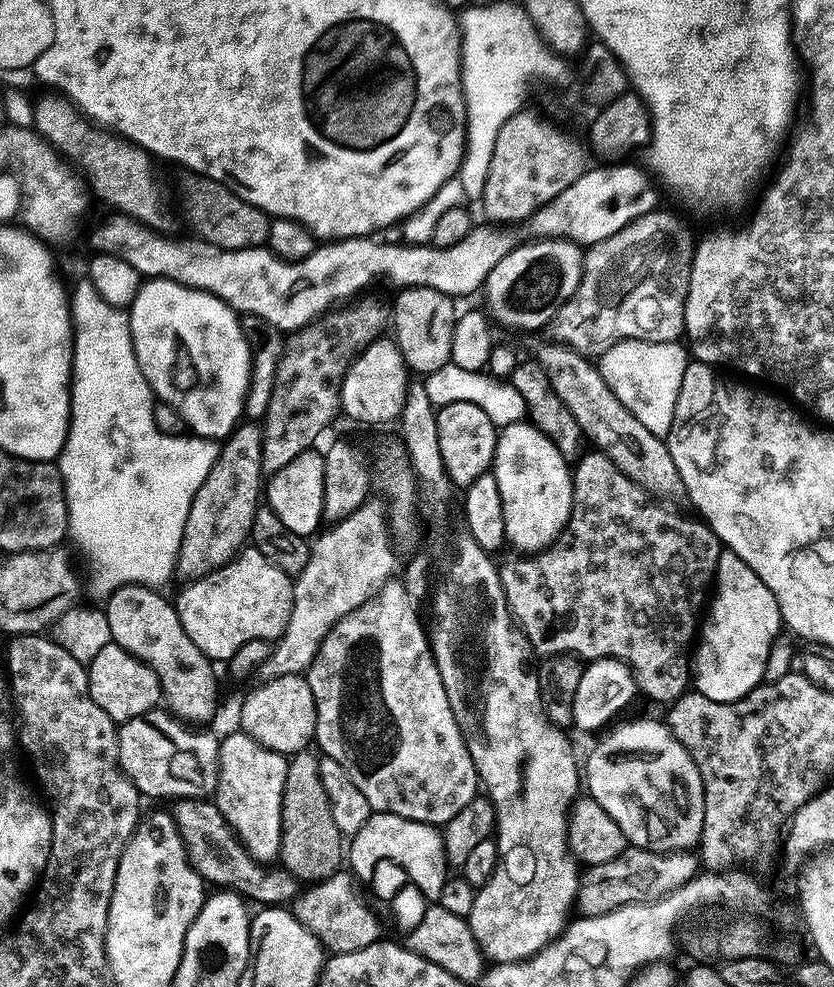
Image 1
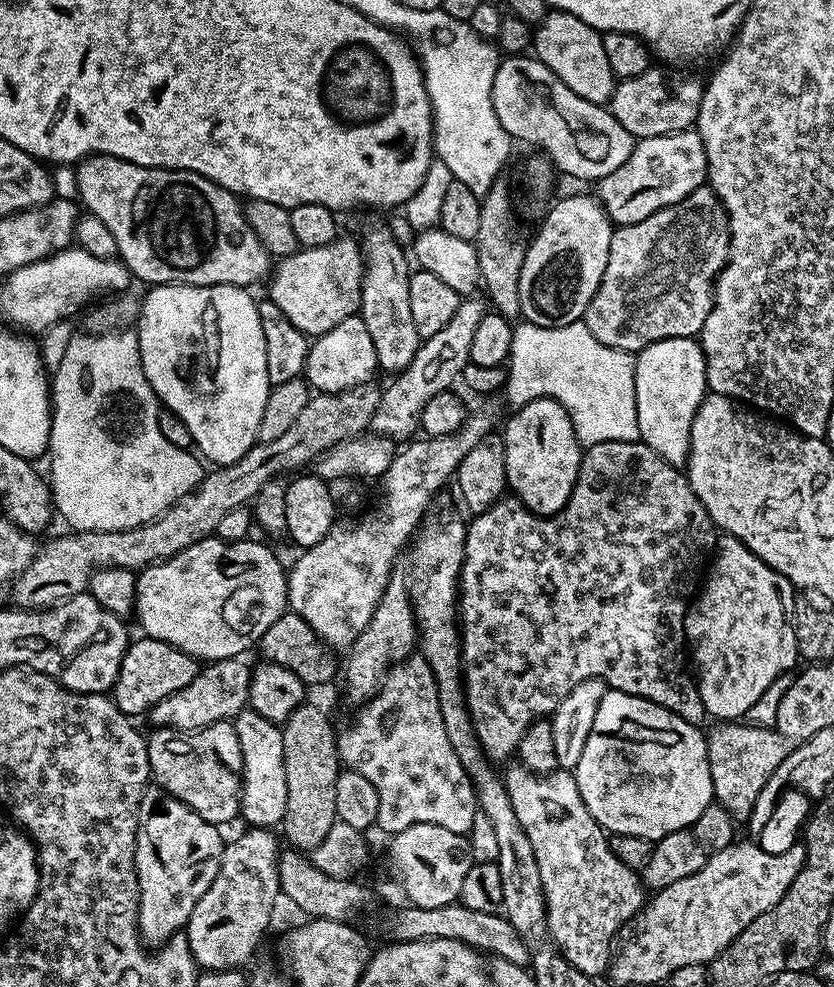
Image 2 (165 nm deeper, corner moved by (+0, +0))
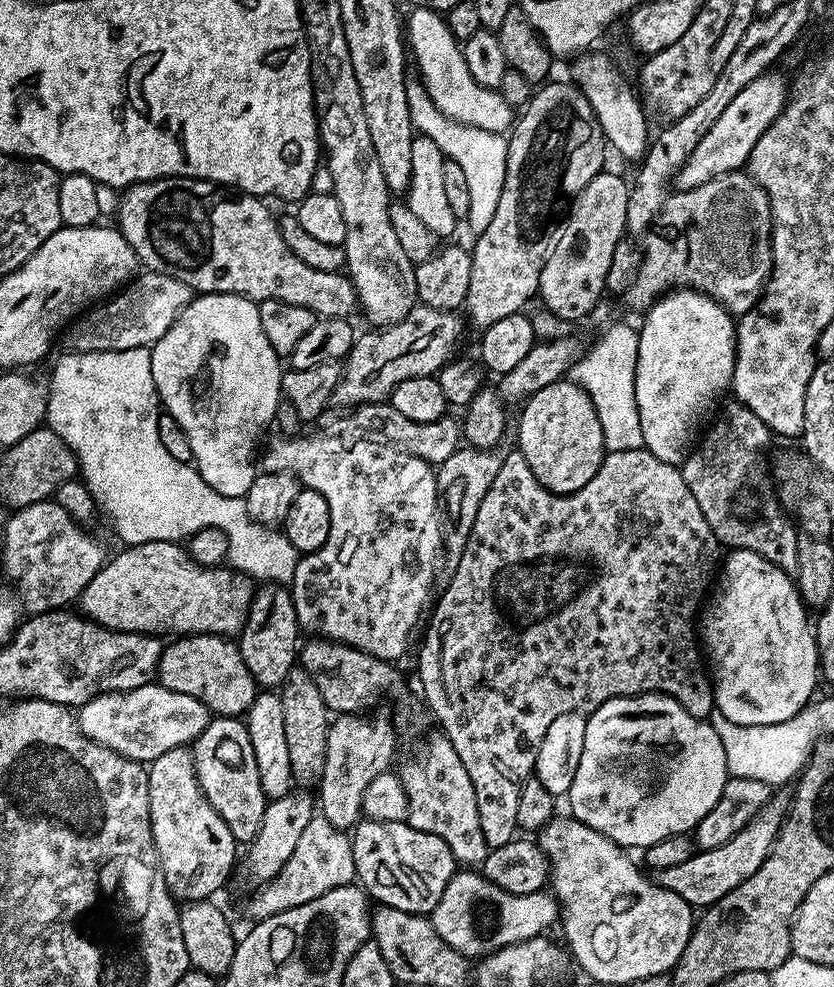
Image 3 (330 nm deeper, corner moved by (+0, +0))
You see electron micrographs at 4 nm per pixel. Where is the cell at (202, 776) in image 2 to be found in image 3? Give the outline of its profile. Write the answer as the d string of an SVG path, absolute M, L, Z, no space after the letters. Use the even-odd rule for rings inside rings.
M216 716L209 719L206 730L190 745L196 777L202 794L214 810L230 826L237 842L251 842L262 824L266 797L258 762L254 762L254 746L250 746L248 725L235 716Z

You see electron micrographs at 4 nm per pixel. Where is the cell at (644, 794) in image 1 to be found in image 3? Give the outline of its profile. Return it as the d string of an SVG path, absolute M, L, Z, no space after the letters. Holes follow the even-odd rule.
M641 692L638 696L619 696L602 702L586 716L586 738L582 742L582 758L578 762L578 770L574 770L574 782L570 782L570 790L566 803L572 807L571 815L581 820L586 826L598 830L606 838L610 838L625 850L643 850L654 842L666 839L667 836L688 834L695 829L696 823L720 800L722 790L730 779L726 766L726 750L722 750L722 738L718 738L708 720L694 718L682 707L673 696L663 696L661 692Z

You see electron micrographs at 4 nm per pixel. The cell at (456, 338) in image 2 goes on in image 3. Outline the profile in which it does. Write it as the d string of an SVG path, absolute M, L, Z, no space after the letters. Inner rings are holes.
M545 83L543 86L537 87L533 91L531 100L528 101L526 107L519 113L518 119L515 121L514 127L511 129L510 135L507 137L508 157L506 158L506 182L502 186L502 198L498 198L498 210L494 210L494 218L490 218L490 226L486 226L486 230L482 230L475 237L476 245L471 245L472 266L470 268L470 290L466 290L466 298L464 299L464 308L468 312L468 320L477 330L488 328L494 322L498 322L498 318L506 318L510 314L521 311L531 296L535 297L540 291L540 275L548 261L548 255L554 250L554 246L558 246L558 238L562 238L564 233L564 225L570 215L570 209L576 202L576 197L580 195L582 190L586 190L586 186L590 186L592 179L599 172L605 171L604 164L604 148L606 152L606 141L602 126L598 126L598 118L594 114L594 110L590 106L590 102L586 98L586 94L582 94L582 90L577 88L575 83L568 84L552 84Z

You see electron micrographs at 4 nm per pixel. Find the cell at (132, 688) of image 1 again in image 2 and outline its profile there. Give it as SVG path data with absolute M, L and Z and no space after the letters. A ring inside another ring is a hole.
M151 638L139 639L129 643L118 670L116 685L110 690L111 699L116 701L118 710L129 718L137 718L143 712L144 715L151 713L153 706L162 702L162 698L170 698L170 694L182 690L182 686L190 686L201 669L196 657L166 642Z

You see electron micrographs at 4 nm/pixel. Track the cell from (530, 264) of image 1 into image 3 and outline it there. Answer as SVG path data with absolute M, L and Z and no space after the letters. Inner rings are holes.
M605 170L599 172L594 179L590 182L590 186L586 186L586 190L582 190L580 195L576 197L575 204L572 205L570 209L570 215L564 225L564 233L562 238L558 238L558 246L554 246L554 250L550 255L548 255L548 261L546 266L542 270L540 275L540 291L538 293L539 299L544 299L543 307L547 311L551 312L553 317L559 318L560 316L564 320L580 320L596 303L600 300L600 295L605 295L606 289L604 283L606 282L606 274L610 270L610 262L614 260L614 250L618 246L618 242L622 239L626 232L626 206L628 205L628 193L630 191L629 181L623 180L616 172L611 172L611 170Z

